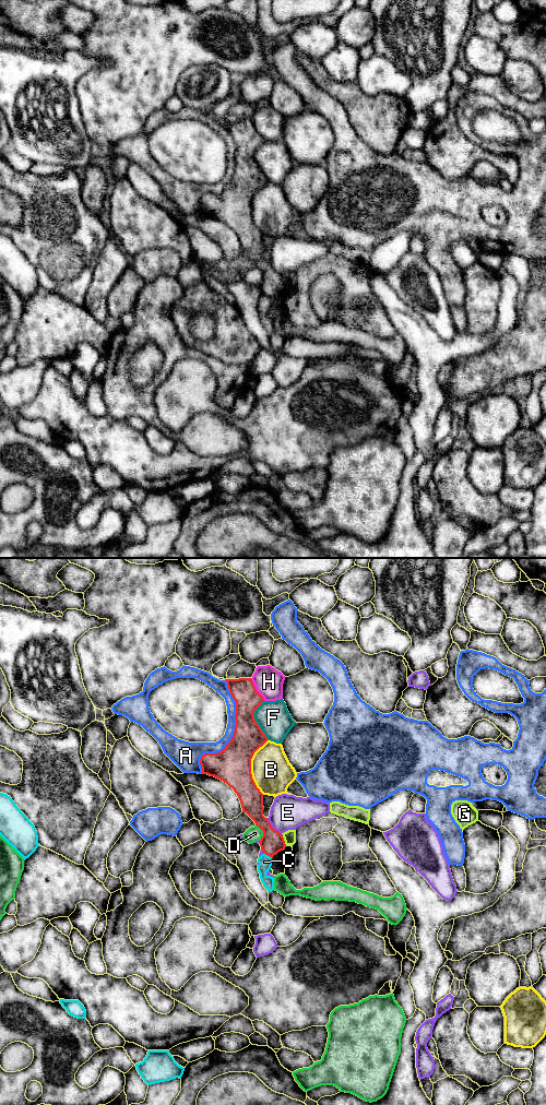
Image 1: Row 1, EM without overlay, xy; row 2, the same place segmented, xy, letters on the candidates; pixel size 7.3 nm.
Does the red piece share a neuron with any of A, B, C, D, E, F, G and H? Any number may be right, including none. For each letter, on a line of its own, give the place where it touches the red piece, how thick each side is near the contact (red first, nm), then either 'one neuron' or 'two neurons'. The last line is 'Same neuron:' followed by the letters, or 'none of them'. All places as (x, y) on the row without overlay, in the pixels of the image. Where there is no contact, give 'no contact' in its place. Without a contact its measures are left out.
A: xy (234, 174) | 280/80 nm | two neurons
B: xy (250, 208) | 280/300 nm | two neurons
C: xy (268, 296) | 170/100 nm | two neurons
D: xy (263, 274) | 170/110 nm | two neurons
E: xy (271, 268) | 170/260 nm | two neurons
F: xy (254, 161) | 220/240 nm | two neurons
G: xy (283, 281) | 170/100 nm | two neurons
H: xy (256, 130) | 190/200 nm | two neurons
Same neuron: none of them

